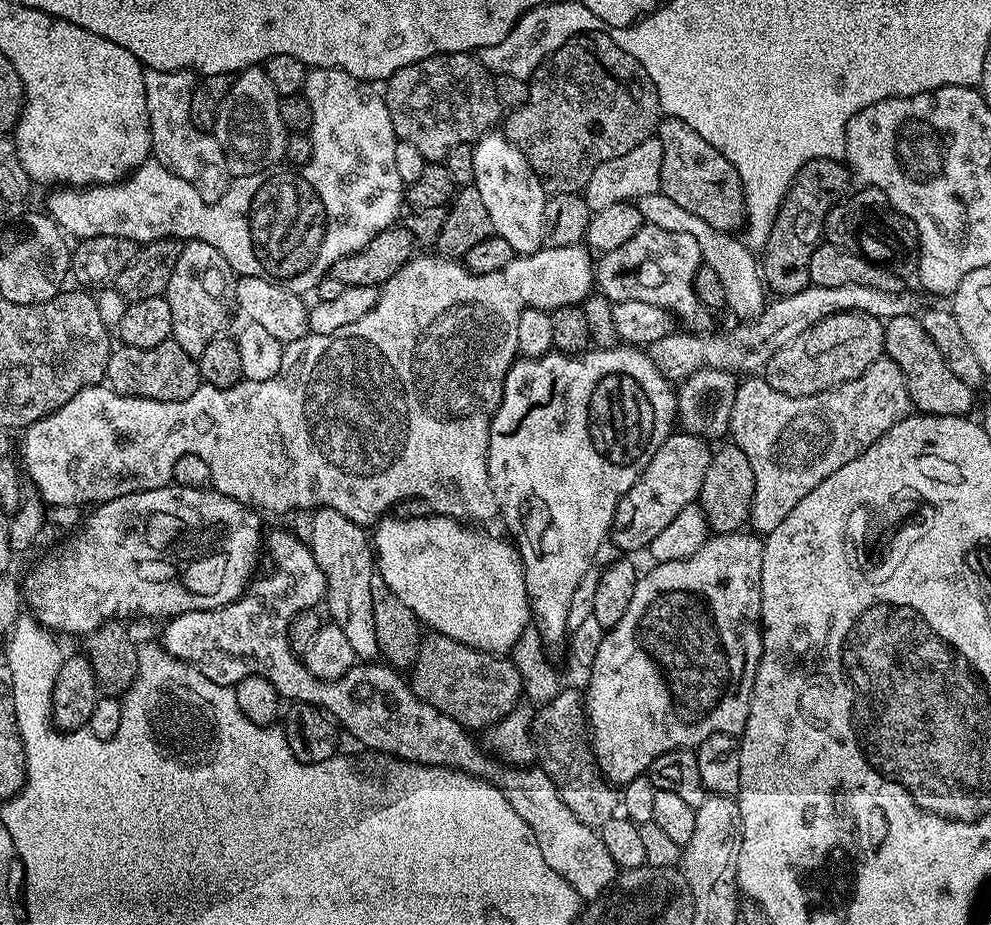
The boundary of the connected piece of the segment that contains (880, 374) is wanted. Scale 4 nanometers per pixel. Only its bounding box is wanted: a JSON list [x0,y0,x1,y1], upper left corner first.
[728,358,912,534]

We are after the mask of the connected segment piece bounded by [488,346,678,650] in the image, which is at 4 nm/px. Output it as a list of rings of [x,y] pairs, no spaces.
[[[621,346],[618,348],[597,348],[585,351],[583,354],[569,354],[567,352],[550,351],[544,356],[535,358],[520,358],[513,364],[512,369],[504,379],[504,397],[496,407],[496,413],[492,415],[492,425],[488,427],[488,477],[492,493],[496,499],[496,506],[502,522],[510,522],[522,518],[528,522],[528,542],[530,542],[530,586],[528,600],[532,604],[532,624],[539,630],[545,649],[560,648],[570,636],[568,619],[570,618],[570,597],[574,590],[578,590],[578,582],[587,572],[593,571],[592,559],[600,552],[604,540],[609,539],[612,530],[612,519],[618,502],[638,482],[642,470],[658,454],[658,450],[666,442],[666,438],[672,435],[674,425],[677,423],[676,397],[677,389],[673,387],[667,376],[664,376],[654,366],[654,362],[648,357],[647,351],[636,346]]]

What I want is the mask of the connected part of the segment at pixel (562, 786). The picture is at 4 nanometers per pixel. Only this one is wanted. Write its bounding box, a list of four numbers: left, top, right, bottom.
[530,687,622,830]

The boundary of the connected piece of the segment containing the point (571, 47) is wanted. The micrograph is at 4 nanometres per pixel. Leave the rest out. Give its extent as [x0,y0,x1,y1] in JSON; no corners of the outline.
[502,32,662,194]

